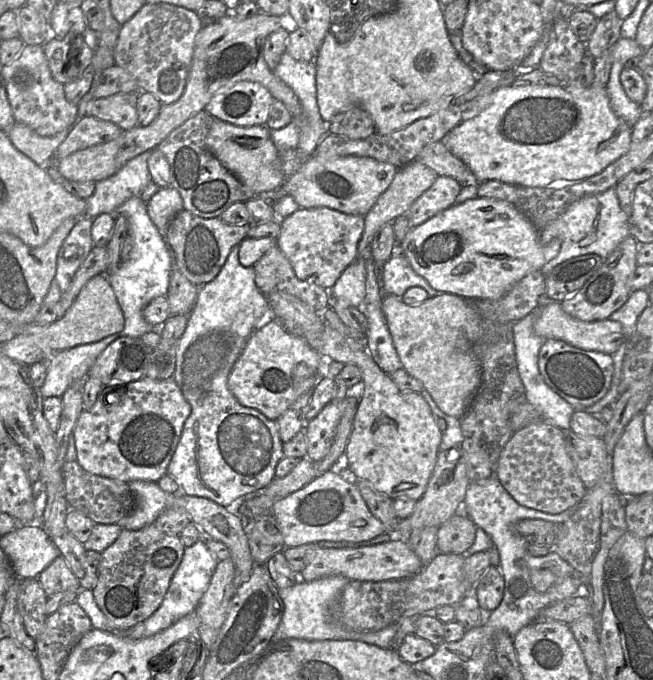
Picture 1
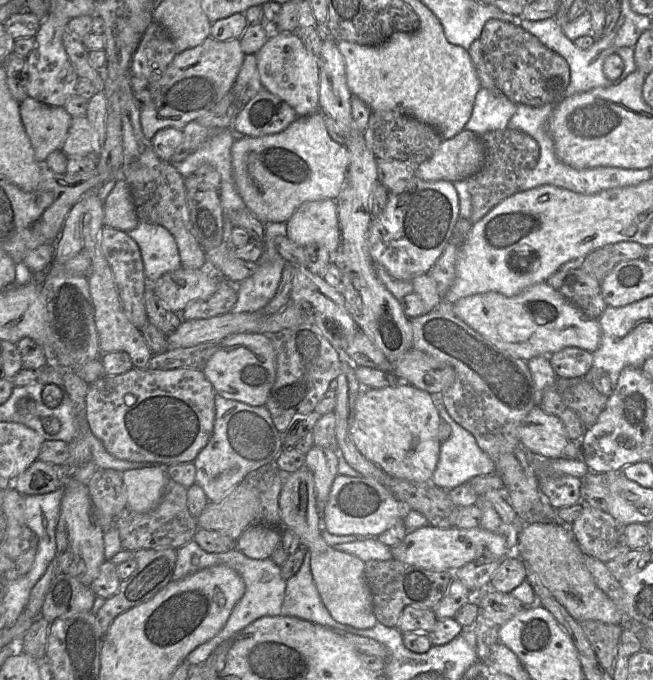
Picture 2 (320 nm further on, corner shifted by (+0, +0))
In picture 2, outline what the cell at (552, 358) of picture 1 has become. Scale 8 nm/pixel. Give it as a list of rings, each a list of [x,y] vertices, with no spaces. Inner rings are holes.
[[[565,347],[549,355],[558,378],[582,378],[593,367],[593,353],[577,347]]]

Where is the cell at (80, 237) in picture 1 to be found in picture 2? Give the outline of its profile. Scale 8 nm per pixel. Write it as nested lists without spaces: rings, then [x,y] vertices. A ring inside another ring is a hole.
[[[140,221],[136,228],[125,232],[140,248],[149,284],[155,284],[165,273],[182,266],[175,238],[165,227]]]

